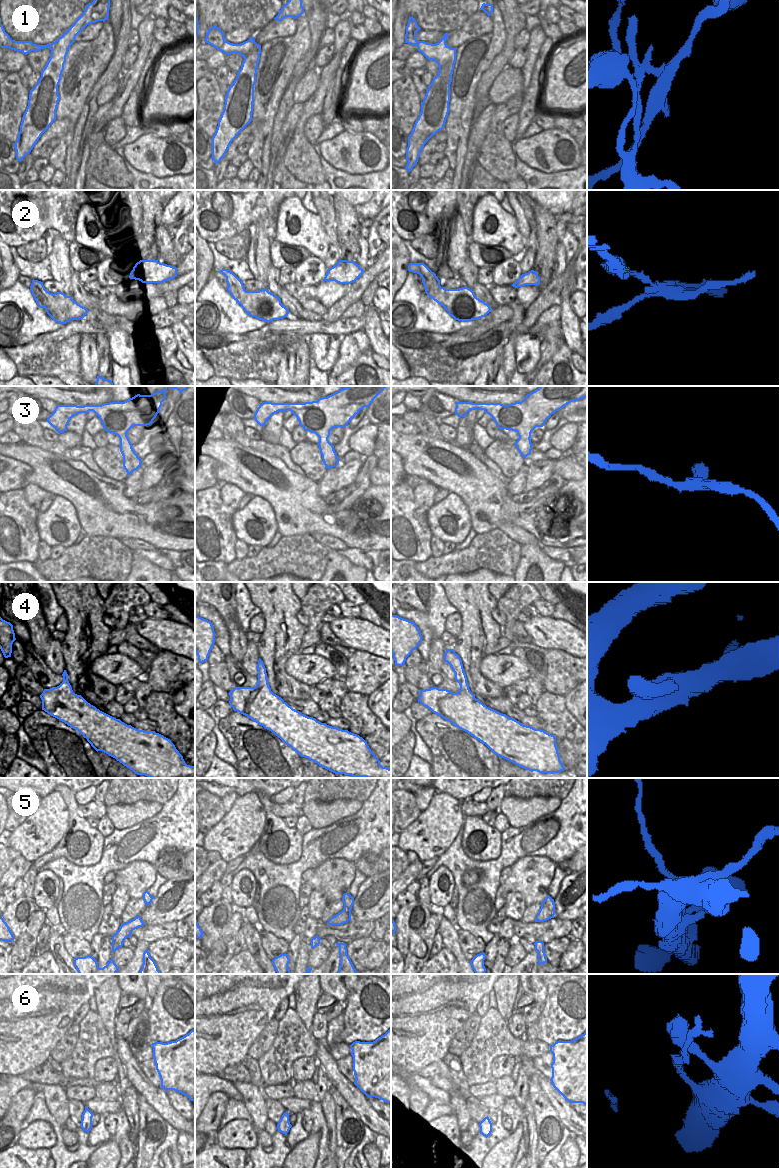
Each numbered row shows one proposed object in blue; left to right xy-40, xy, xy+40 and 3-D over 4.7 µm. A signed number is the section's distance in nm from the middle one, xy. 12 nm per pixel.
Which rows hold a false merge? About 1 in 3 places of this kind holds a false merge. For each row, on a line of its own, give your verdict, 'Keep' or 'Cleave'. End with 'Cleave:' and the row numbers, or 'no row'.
1: Cleave
2: Cleave
3: Keep
4: Keep
5: Cleave
6: Cleave
Cleave: 1, 2, 5, 6

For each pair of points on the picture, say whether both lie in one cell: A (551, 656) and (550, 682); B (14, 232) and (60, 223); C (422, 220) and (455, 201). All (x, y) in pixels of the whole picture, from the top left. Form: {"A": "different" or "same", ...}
{"A": "same", "B": "same", "C": "same"}

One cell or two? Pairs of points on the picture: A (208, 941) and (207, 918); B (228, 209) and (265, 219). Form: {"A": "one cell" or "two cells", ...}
{"A": "one cell", "B": "one cell"}

